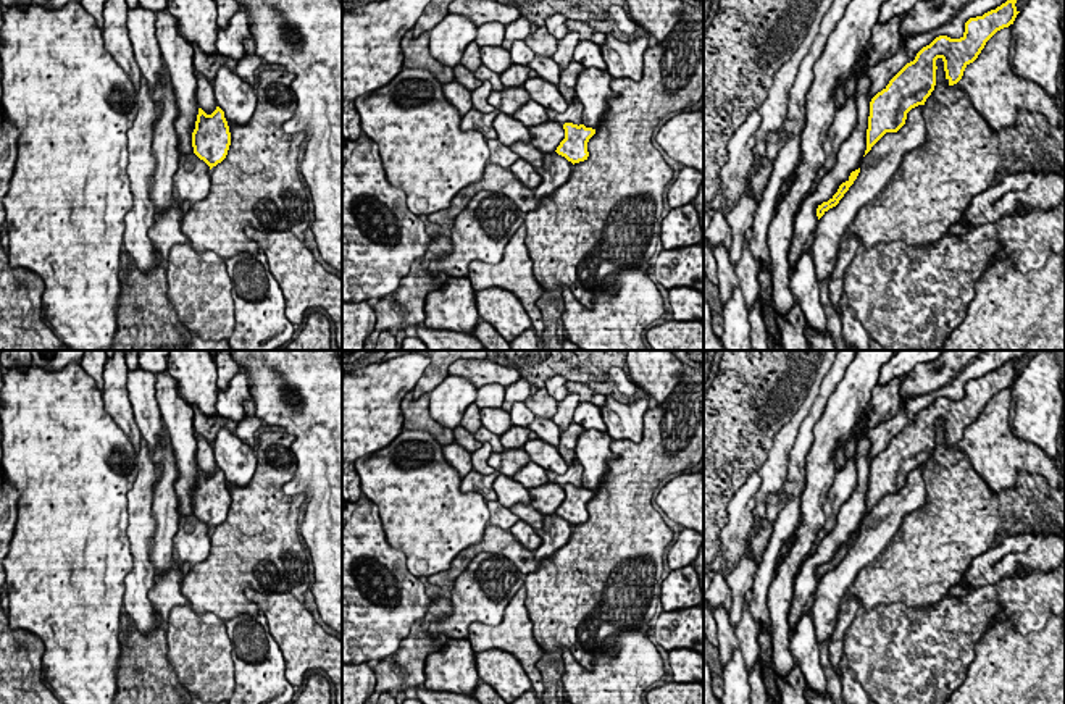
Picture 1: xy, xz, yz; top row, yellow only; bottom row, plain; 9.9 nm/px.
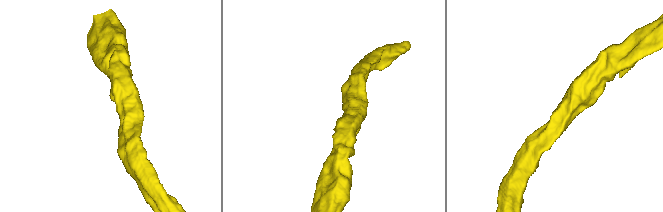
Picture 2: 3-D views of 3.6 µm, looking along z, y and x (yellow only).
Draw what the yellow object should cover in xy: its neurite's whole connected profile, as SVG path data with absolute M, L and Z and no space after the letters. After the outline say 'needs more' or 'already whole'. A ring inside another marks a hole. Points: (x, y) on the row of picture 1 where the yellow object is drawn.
M216 107L211 115L207 115L198 108L195 129L192 132L194 153L211 170L226 158L229 145L231 132L224 111Z | already whole

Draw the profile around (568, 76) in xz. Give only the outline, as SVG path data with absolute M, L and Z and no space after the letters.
M574 60L560 73L560 81L557 84L563 98L571 103L576 98L576 81L579 73L584 69L583 65L576 63Z

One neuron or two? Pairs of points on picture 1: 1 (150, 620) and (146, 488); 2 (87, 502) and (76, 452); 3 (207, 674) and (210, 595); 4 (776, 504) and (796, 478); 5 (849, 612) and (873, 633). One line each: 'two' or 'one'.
1: one
2: one
3: two
4: two
5: two

